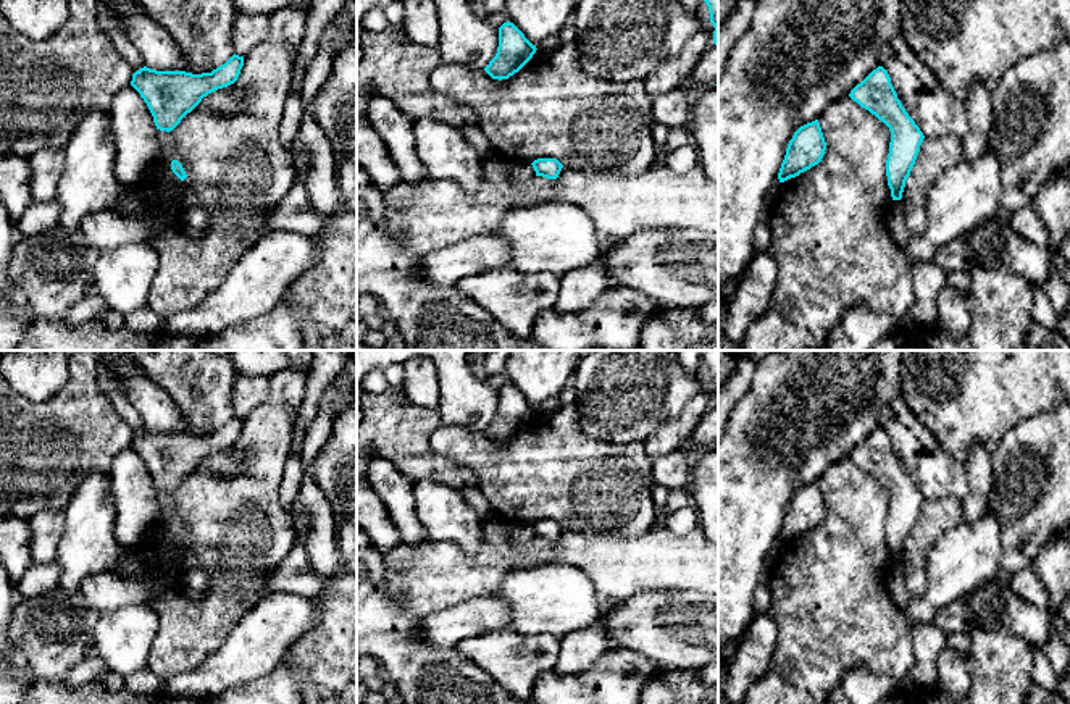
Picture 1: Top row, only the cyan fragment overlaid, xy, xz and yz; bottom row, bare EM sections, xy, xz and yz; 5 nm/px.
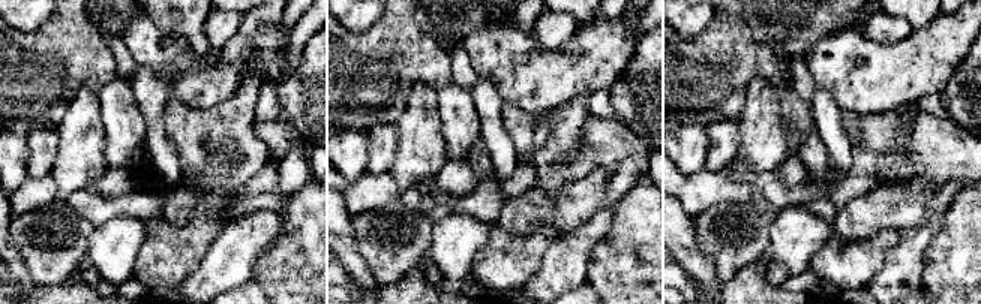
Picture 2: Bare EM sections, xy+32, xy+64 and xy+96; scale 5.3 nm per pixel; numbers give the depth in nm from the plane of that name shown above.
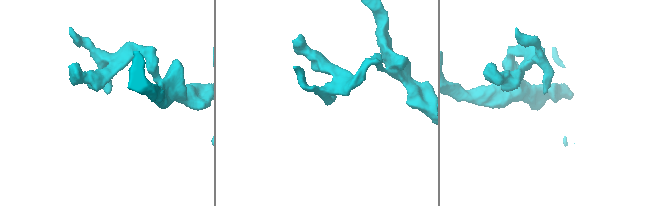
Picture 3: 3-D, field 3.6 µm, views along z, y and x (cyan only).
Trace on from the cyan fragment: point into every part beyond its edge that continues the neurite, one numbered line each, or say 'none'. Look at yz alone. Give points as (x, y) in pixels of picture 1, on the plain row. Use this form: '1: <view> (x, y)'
none

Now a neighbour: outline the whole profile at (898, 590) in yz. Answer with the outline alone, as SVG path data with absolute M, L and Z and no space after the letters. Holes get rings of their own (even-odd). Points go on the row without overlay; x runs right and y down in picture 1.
M892 562L888 589L889 589L891 599L901 610L904 610L910 604L912 596L904 581L902 562Z

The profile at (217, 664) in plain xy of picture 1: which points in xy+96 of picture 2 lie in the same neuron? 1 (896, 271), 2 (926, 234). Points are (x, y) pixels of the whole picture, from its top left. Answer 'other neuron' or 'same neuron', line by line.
1: same neuron
2: same neuron

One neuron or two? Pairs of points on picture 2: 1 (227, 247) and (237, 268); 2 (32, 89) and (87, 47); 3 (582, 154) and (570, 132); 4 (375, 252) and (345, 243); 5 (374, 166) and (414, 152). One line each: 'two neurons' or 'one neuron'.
1: one neuron
2: one neuron
3: one neuron
4: two neurons
5: two neurons

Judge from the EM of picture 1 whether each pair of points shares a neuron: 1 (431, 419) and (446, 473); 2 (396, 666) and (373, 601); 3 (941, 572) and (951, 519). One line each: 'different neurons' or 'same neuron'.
1: same neuron
2: same neuron
3: different neurons

